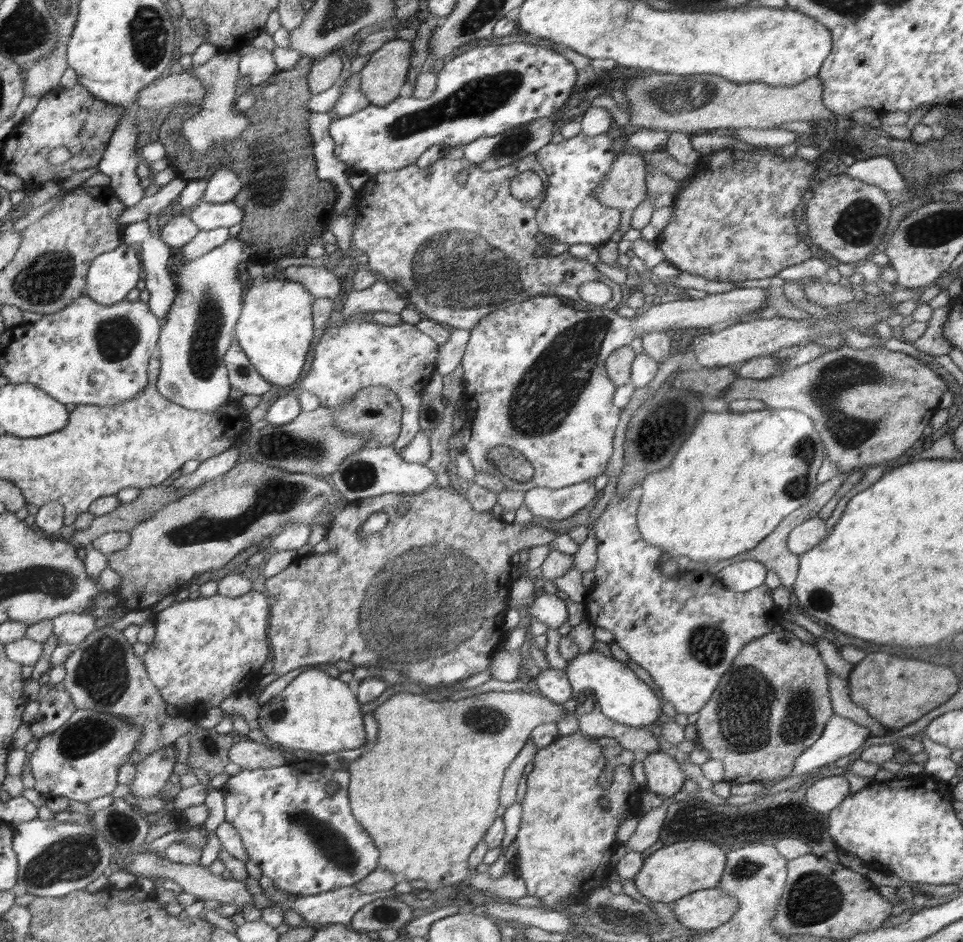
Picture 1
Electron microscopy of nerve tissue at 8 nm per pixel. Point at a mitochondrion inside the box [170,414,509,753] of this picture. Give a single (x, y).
(438, 600)

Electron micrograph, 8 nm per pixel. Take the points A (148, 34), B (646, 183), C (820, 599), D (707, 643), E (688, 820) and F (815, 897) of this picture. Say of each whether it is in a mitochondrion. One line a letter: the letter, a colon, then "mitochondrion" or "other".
A: mitochondrion
B: other
C: mitochondrion
D: mitochondrion
E: mitochondrion
F: mitochondrion

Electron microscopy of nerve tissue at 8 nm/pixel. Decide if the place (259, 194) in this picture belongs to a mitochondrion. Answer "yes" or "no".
no

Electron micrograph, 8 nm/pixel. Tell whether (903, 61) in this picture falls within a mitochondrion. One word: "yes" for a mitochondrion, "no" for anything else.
no

